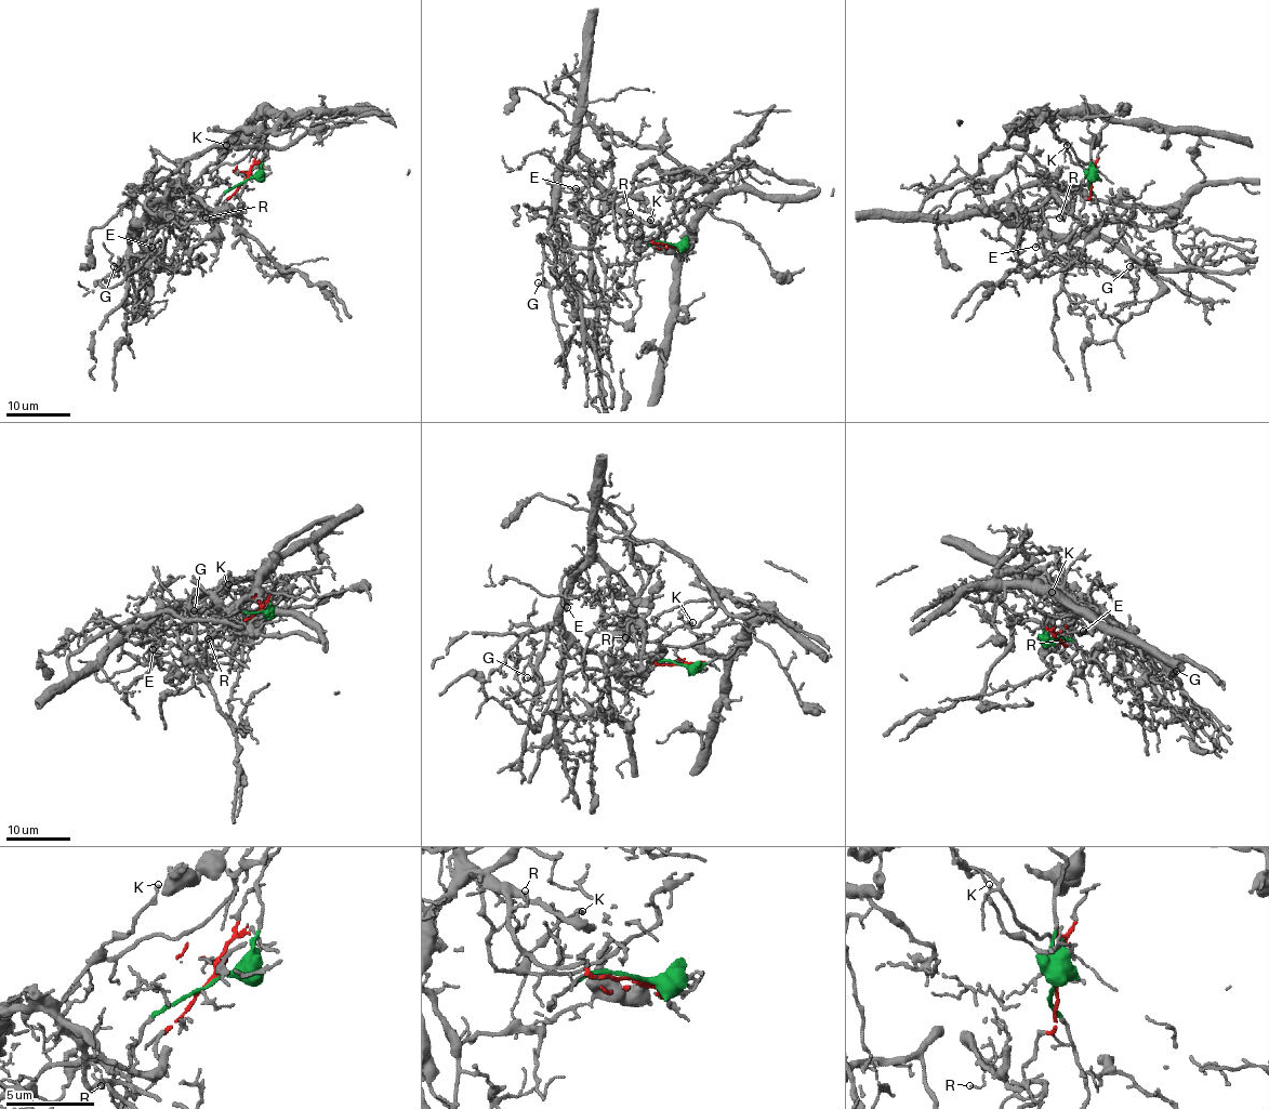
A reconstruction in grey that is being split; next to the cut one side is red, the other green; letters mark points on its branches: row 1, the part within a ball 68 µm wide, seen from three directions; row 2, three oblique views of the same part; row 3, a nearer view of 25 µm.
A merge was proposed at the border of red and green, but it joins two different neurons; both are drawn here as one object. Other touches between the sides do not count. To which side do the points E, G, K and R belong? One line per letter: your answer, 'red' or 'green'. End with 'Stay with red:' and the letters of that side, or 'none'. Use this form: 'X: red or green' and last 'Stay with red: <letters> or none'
E: red
G: red
K: red
R: red
Stay with red: E, G, K, R

